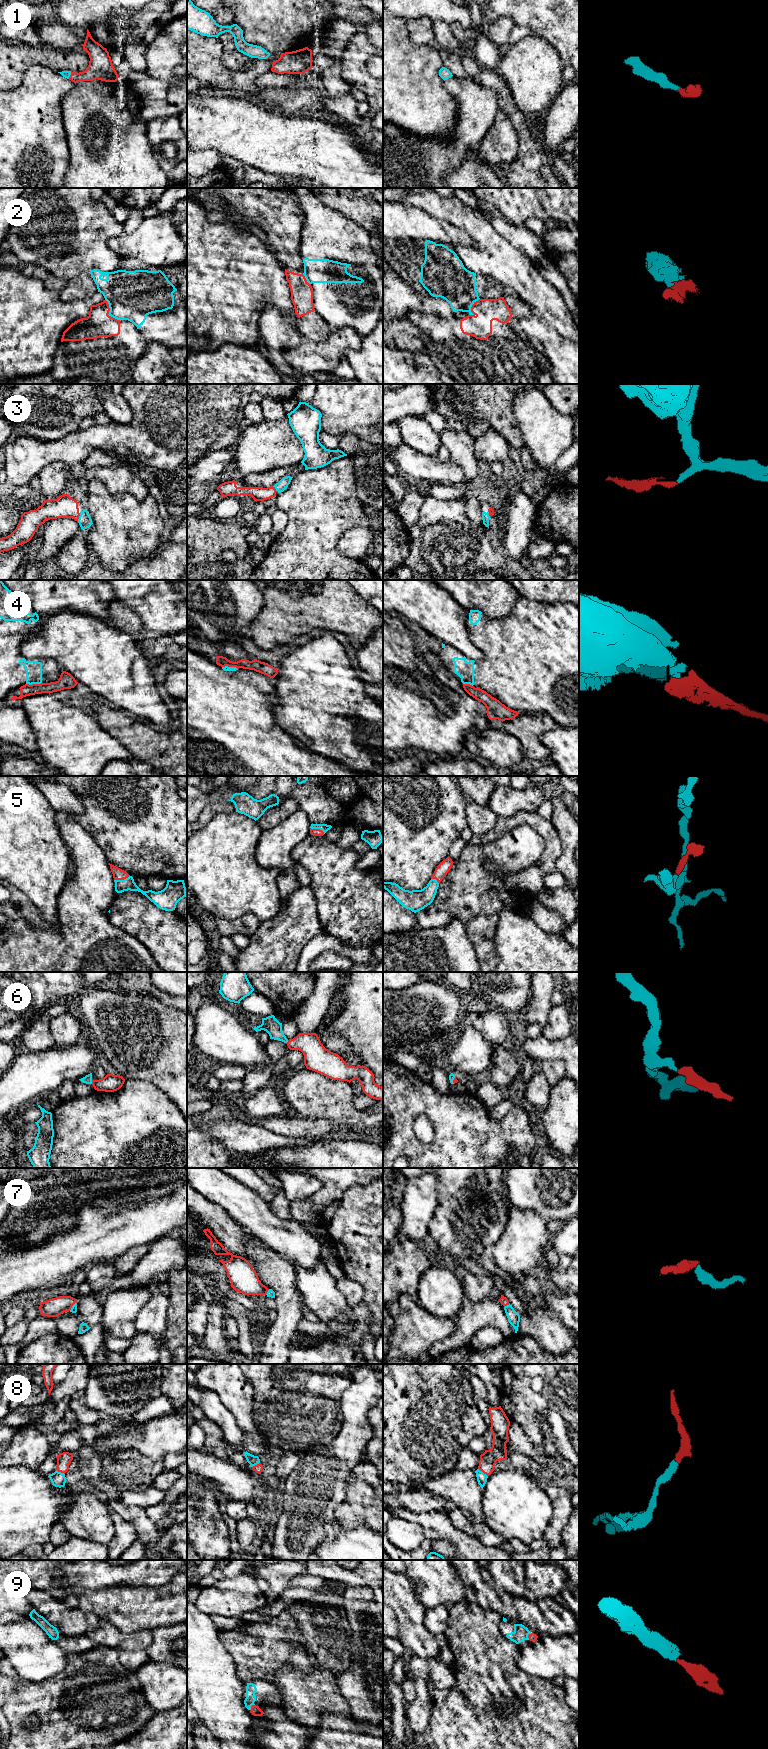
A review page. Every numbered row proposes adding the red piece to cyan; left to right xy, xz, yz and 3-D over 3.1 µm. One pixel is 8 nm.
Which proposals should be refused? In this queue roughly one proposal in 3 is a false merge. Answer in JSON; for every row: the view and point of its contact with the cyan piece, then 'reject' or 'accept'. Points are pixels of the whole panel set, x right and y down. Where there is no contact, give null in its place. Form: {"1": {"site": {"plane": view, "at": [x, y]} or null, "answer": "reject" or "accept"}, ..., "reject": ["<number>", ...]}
{"1": {"site": {"plane": "xy", "at": [70, 74]}, "answer": "accept"}, "2": {"site": {"plane": "xy", "at": [109, 313]}, "answer": "reject"}, "3": {"site": {"plane": "xy", "at": [79, 517]}, "answer": "accept"}, "4": {"site": {"plane": "xy", "at": [33, 683]}, "answer": "reject"}, "5": {"site": {"plane": "xy", "at": [121, 880]}, "answer": "accept"}, "6": {"site": {"plane": "xy", "at": [91, 1082]}, "answer": "accept"}, "7": {"site": {"plane": "yz", "at": [507, 1305]}, "answer": "accept"}, "8": {"site": {"plane": "yz", "at": [482, 1472]}, "answer": "accept"}, "9": {"site": {"plane": "yz", "at": [527, 1636]}, "answer": "accept"}, "reject": ["2", "4"]}

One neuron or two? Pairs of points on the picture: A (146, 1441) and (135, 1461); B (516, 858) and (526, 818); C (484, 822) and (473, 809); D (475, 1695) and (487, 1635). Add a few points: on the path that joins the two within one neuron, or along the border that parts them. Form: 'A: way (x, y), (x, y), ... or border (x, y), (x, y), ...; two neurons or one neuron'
A: border (117, 1453), (137, 1449), (152, 1459), (161, 1460); two neurons
B: border (503, 835), (521, 825), (529, 825), (544, 838); two neurons
C: way (481, 819), (474, 812); one neuron
D: way (484, 1680), (484, 1650); one neuron

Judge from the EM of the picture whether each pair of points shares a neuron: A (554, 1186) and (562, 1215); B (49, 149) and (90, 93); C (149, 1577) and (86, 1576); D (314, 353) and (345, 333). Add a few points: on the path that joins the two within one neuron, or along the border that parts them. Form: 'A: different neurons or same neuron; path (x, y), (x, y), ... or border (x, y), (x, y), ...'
A: same neuron; path (559, 1193), (561, 1208)
B: different neurons; border (60, 105), (67, 148), (70, 151)
C: same neuron; path (133, 1575), (102, 1575)
D: same neuron; path (322, 353), (325, 353), (337, 341)

